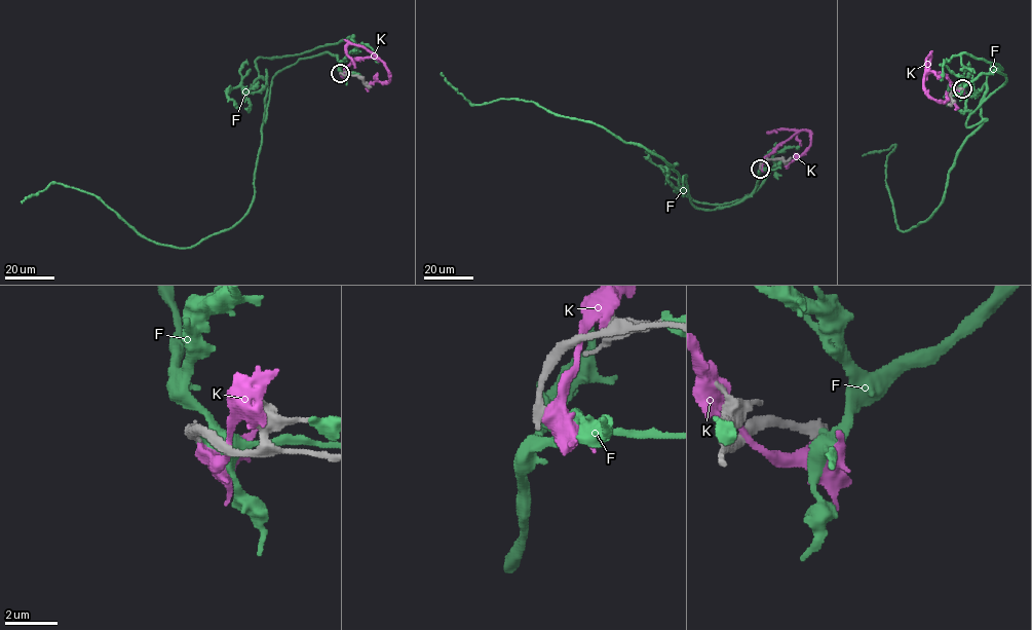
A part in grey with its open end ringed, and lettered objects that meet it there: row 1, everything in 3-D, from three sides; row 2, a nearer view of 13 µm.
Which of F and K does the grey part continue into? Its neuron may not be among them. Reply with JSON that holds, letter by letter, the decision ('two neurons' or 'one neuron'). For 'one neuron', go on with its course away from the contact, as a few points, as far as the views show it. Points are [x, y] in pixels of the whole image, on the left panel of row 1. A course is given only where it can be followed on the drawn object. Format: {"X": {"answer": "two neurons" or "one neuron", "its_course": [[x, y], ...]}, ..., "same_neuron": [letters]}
{"F": {"answer": "two neurons"}, "K": {"answer": "two neurons"}, "same_neuron": []}

